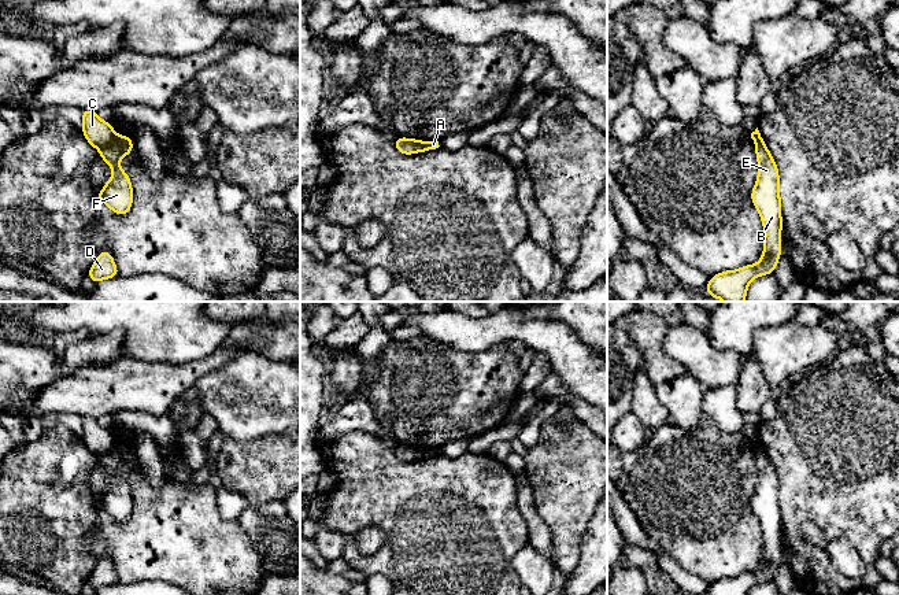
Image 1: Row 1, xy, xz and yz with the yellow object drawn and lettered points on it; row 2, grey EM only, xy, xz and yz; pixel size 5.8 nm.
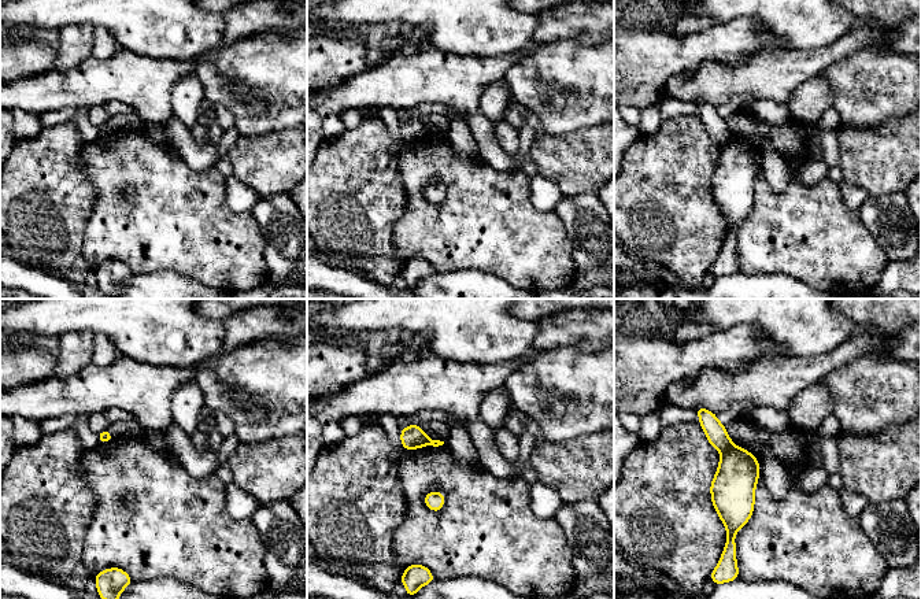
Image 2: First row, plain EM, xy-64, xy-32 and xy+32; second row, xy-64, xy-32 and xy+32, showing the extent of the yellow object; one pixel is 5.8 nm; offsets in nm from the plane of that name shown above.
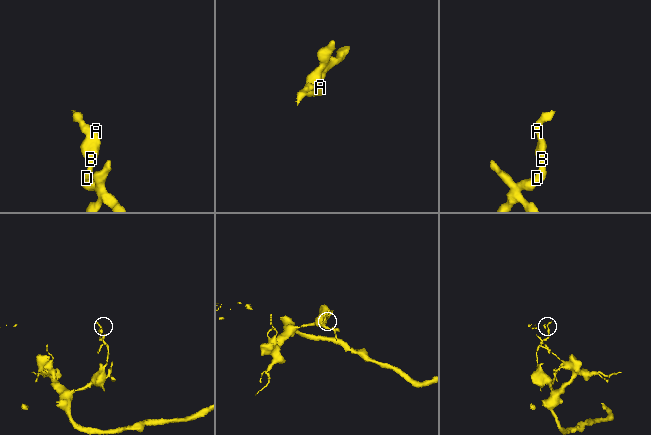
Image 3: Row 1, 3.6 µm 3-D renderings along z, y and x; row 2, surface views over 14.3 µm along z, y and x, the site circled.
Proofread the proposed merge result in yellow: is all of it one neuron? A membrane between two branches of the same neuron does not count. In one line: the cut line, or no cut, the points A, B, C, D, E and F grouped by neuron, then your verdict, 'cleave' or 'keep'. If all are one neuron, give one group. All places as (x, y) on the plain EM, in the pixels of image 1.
xy (117, 442), (110, 451), (99, 457) | A B D E F / C | cleave

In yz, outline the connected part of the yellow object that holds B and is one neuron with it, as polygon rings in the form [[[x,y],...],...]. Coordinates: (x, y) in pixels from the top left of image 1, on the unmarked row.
[[[755,448],[755,461],[758,485],[751,499],[751,509],[759,520],[765,537],[763,561],[755,572],[713,583],[706,595],[748,595],[756,584],[773,581],[781,563],[783,525],[778,474],[765,448]]]

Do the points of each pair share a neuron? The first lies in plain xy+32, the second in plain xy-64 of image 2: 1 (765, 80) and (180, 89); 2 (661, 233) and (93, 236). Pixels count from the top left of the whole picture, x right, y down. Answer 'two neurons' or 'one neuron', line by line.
1: two neurons
2: two neurons

